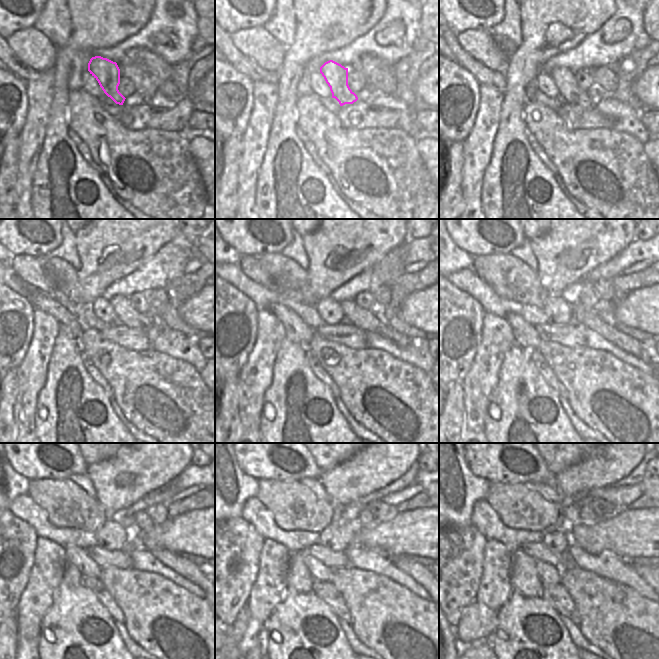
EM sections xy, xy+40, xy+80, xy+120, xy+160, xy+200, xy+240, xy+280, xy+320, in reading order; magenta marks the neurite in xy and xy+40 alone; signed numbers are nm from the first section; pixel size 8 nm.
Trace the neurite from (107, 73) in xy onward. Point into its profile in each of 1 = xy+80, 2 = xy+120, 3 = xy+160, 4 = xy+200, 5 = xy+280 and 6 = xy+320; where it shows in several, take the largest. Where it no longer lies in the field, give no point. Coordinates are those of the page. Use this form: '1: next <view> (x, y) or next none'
1: next xy+80 (570, 93)
2: next xy+120 (125, 314)
3: next xy+160 (366, 320)
4: next xy+200 (585, 317)
5: next xy+280 (417, 571)
6: next xy+320 (642, 571)

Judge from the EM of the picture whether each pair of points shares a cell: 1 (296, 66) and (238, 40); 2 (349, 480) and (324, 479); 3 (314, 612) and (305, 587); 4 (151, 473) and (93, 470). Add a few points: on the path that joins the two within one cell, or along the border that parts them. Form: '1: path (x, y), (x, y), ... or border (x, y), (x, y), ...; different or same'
1: border (286, 46), (282, 66), (278, 72); different
2: path (343, 480), (330, 479); same
3: border (288, 587), (301, 593), (311, 592); different
4: path (137, 472), (107, 472); same

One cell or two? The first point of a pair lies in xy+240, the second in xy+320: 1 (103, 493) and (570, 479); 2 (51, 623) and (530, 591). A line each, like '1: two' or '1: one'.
1: one
2: two

